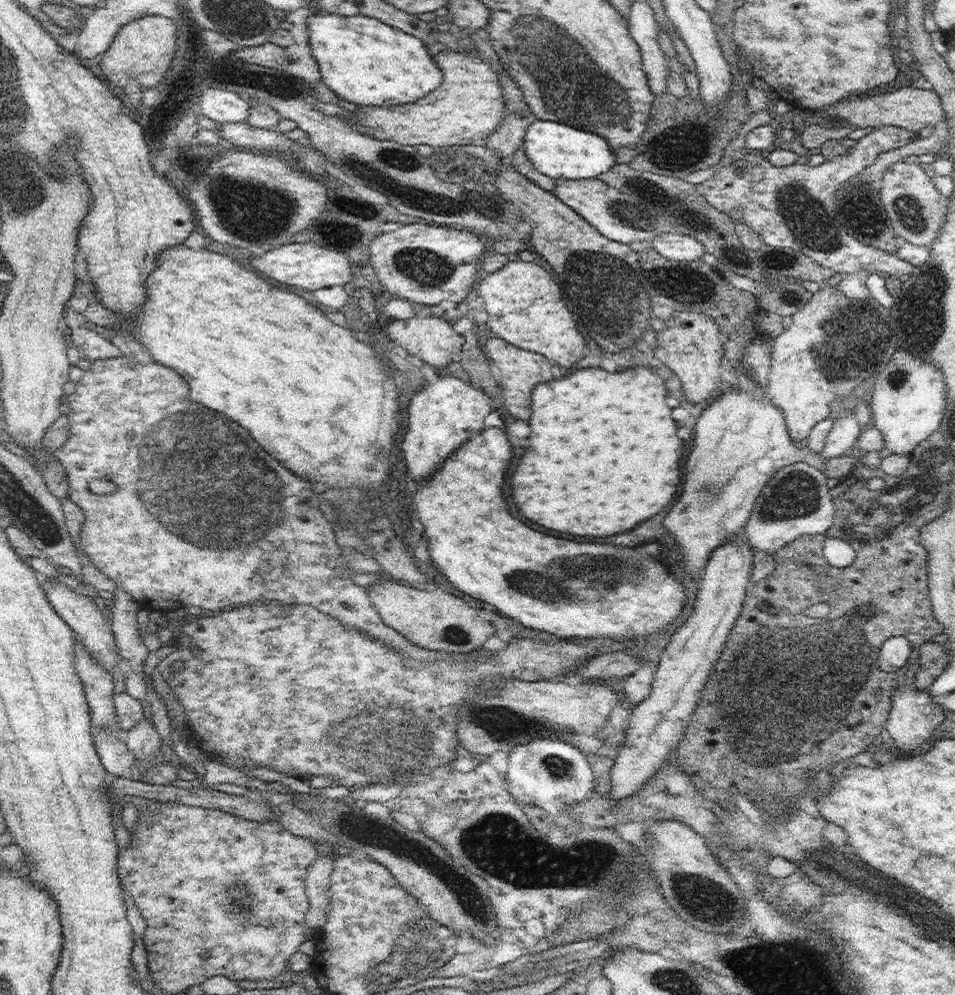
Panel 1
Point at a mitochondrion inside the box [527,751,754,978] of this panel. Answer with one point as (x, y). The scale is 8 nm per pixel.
(710, 906)

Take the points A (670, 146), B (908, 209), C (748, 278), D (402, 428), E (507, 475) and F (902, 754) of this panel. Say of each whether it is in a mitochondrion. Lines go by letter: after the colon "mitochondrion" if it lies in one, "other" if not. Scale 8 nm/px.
A: mitochondrion
B: mitochondrion
C: other
D: other
E: other
F: other

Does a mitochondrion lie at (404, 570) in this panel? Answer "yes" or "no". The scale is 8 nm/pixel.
no

